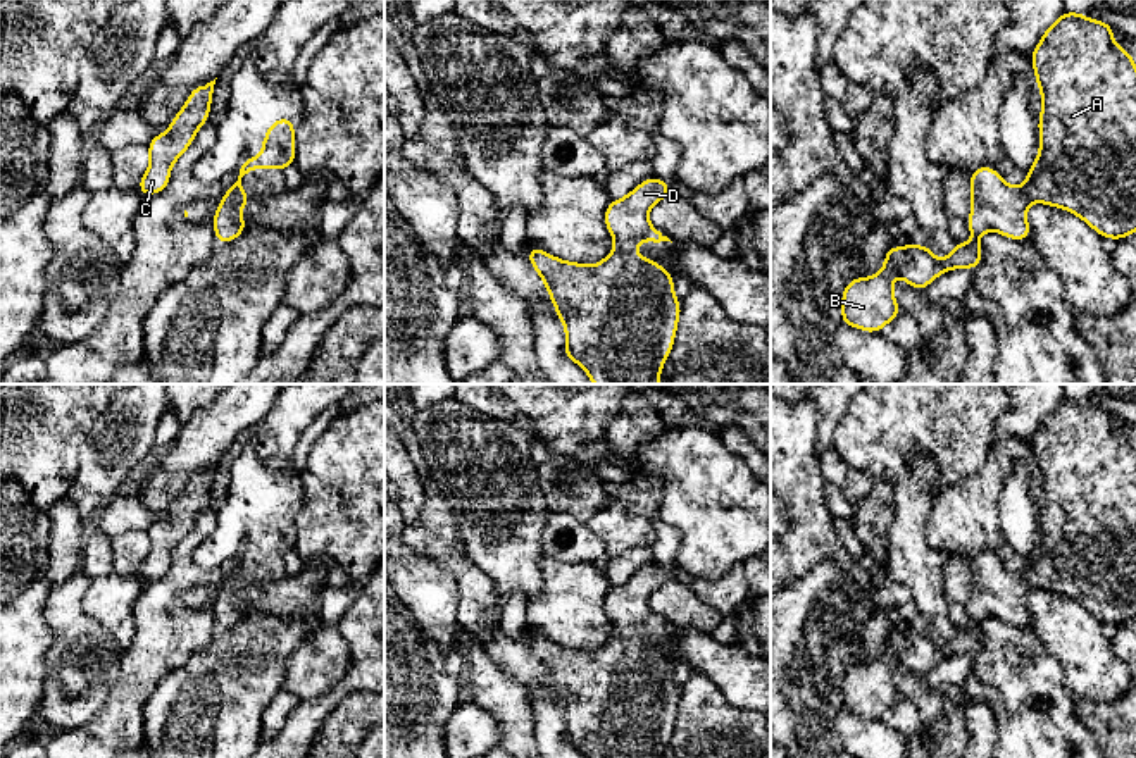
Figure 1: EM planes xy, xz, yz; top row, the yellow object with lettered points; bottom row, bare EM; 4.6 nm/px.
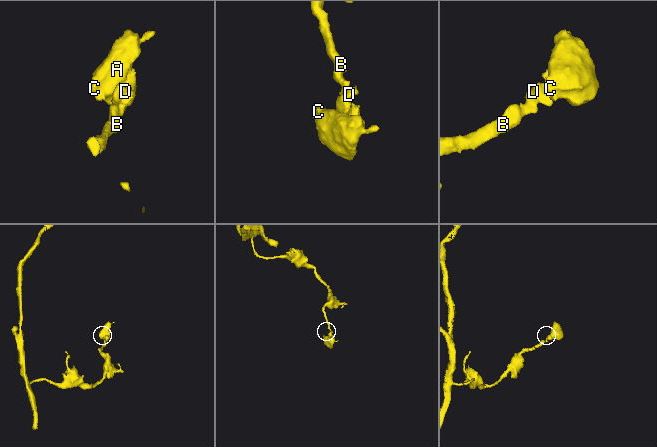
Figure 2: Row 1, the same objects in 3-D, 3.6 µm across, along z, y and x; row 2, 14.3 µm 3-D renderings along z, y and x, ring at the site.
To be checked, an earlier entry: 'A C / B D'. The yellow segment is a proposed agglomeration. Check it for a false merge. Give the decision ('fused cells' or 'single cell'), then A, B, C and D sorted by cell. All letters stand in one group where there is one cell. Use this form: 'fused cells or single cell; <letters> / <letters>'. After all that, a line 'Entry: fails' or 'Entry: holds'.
single cell; A B C D
Entry: fails

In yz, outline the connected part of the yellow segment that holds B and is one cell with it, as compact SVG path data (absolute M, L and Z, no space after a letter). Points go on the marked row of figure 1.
M1064 12L1043 33L1031 53L1043 110L1038 117L1039 155L1021 186L1007 184L991 167L969 174L972 203L969 233L972 243L955 241L953 252L938 260L929 245L888 246L879 274L848 281L841 298L841 324L865 332L881 332L883 326L902 312L893 296L893 277L900 276L915 289L926 289L939 274L953 269L976 269L983 262L979 238L998 231L1010 239L1031 239L1026 210L1031 202L1065 208L1081 217L1102 238L1115 241L1136 231L1136 64L1131 52L1112 41L1110 22Z

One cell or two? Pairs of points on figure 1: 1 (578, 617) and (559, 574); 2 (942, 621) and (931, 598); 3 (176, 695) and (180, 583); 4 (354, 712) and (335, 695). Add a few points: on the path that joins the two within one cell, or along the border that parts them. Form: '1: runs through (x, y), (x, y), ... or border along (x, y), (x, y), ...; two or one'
1: runs through (571, 607), (571, 593), (564, 584); one
2: runs through (936, 615), (931, 603); one
3: border along (209, 641), (173, 669), (150, 696); two
4: border along (366, 689), (349, 693), (330, 714), (318, 734); two

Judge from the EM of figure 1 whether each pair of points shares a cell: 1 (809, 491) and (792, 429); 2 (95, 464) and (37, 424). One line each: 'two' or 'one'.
1: one
2: two

